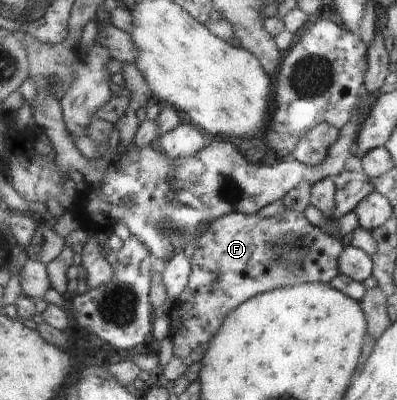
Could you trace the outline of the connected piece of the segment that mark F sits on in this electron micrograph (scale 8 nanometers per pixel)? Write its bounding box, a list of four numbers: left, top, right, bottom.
[168,208,345,366]

